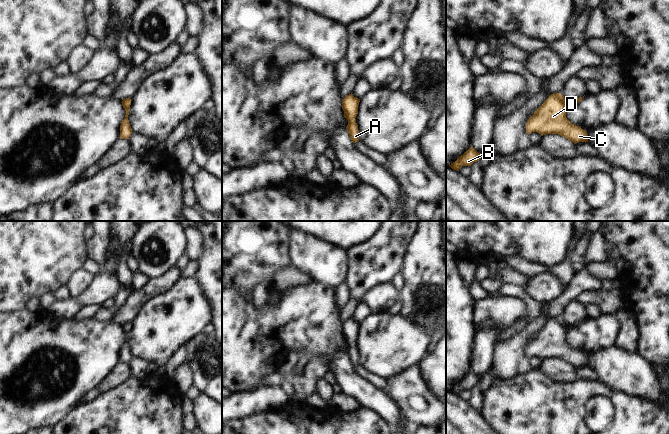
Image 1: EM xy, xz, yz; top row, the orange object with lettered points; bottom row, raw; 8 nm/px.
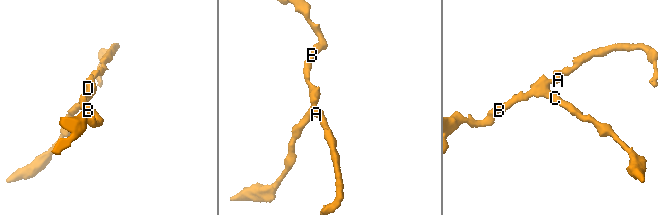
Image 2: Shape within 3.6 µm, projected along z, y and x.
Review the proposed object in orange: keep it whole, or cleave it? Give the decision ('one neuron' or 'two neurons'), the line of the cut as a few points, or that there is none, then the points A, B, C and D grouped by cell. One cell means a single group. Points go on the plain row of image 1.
one neuron | no cut | A B C D

